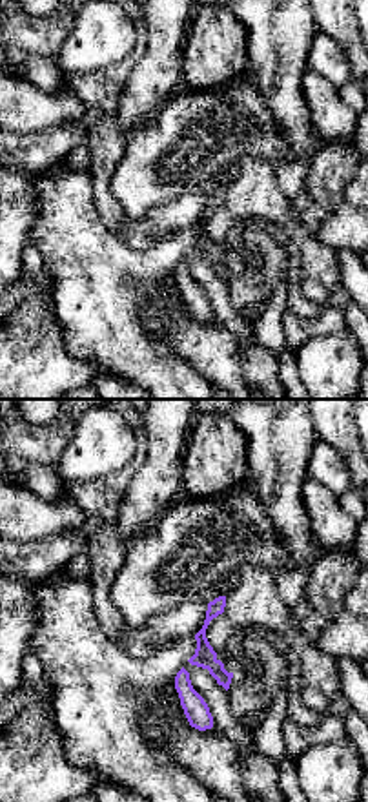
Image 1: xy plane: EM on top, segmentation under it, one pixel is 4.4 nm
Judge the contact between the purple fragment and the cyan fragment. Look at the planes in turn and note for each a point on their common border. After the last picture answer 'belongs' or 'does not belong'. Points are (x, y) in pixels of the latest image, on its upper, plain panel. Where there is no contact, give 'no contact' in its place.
no contact

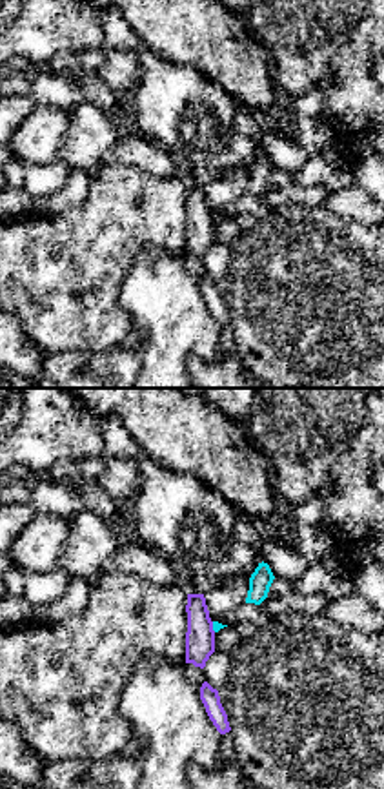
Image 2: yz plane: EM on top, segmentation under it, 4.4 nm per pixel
contact (212, 219)

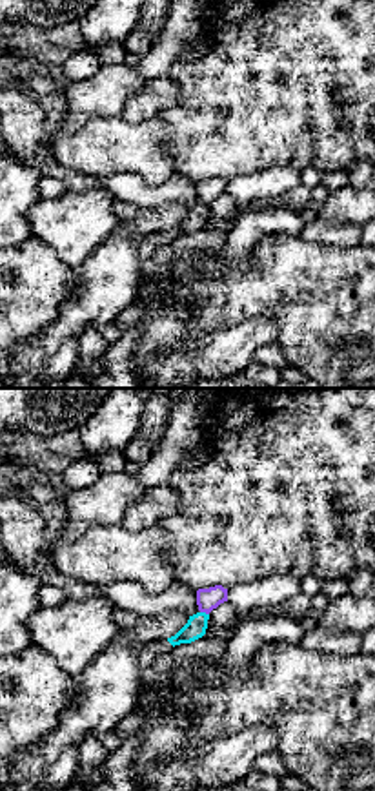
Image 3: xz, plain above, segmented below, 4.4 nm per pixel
contact (204, 203)

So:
does not belong

